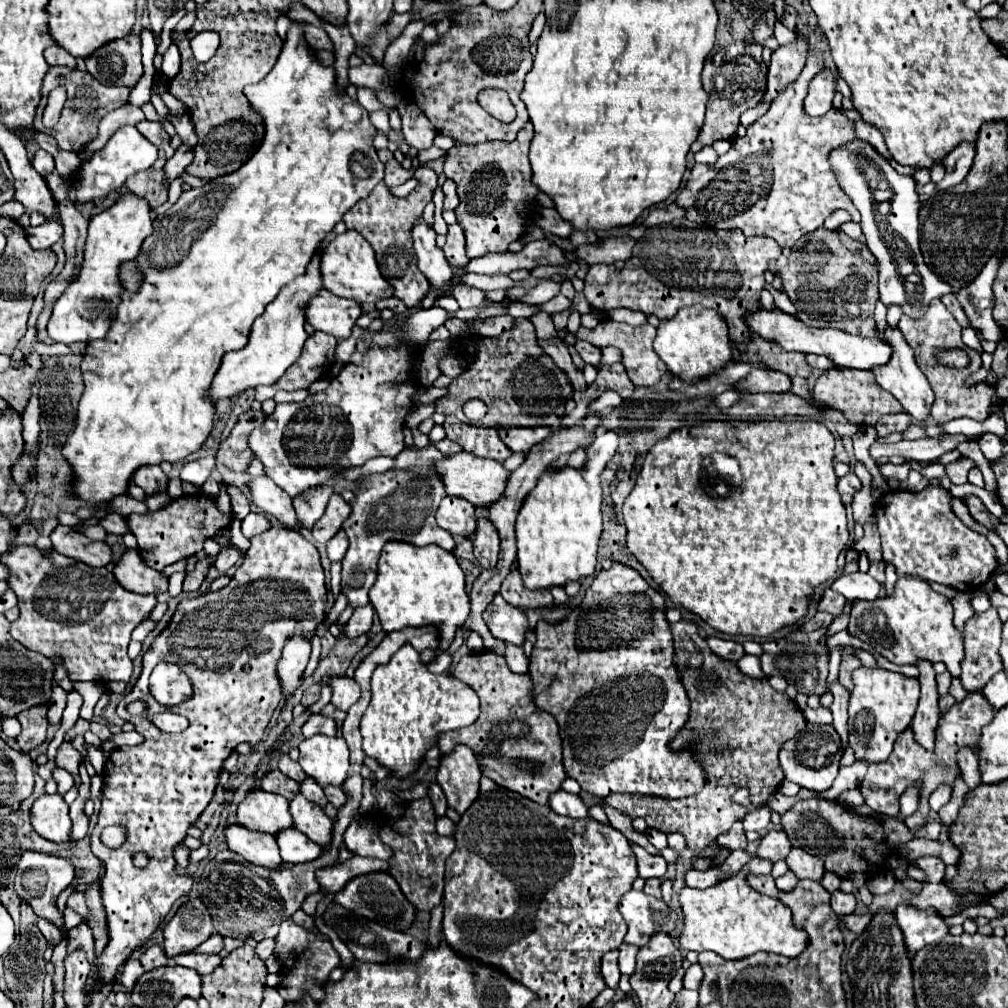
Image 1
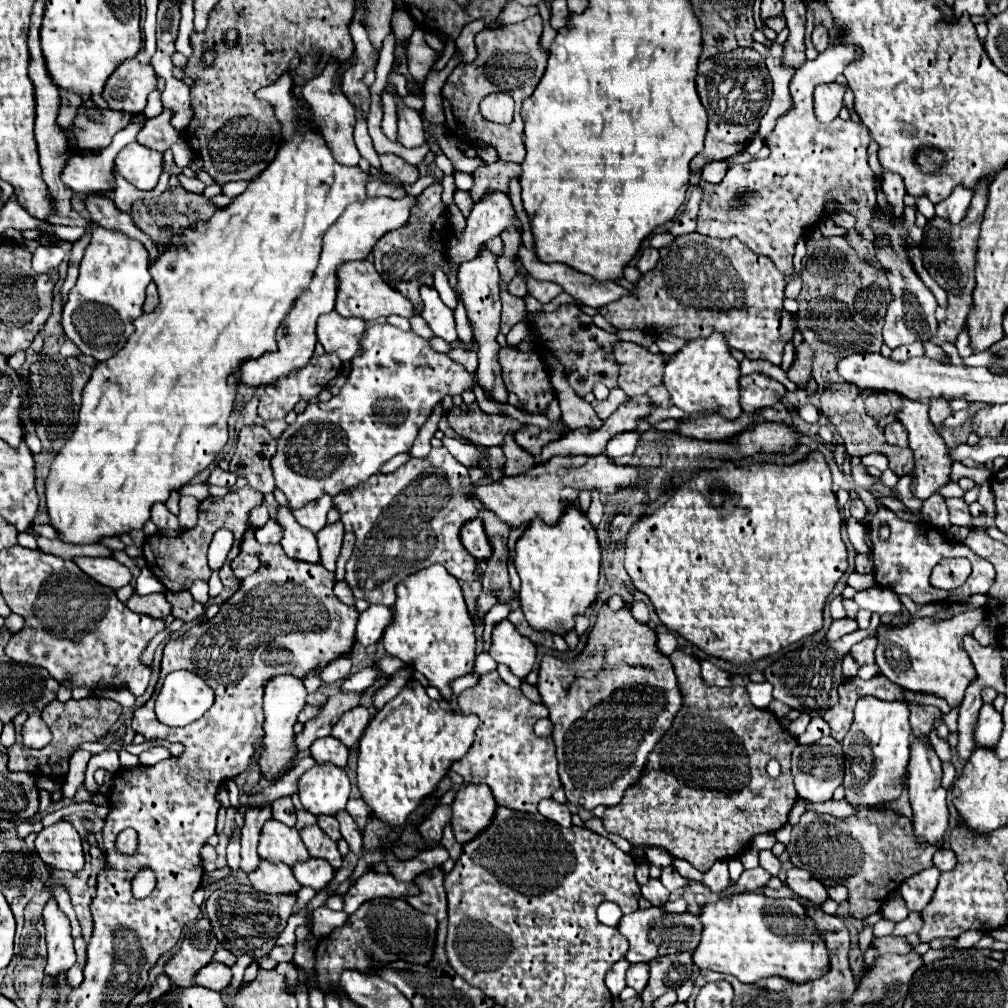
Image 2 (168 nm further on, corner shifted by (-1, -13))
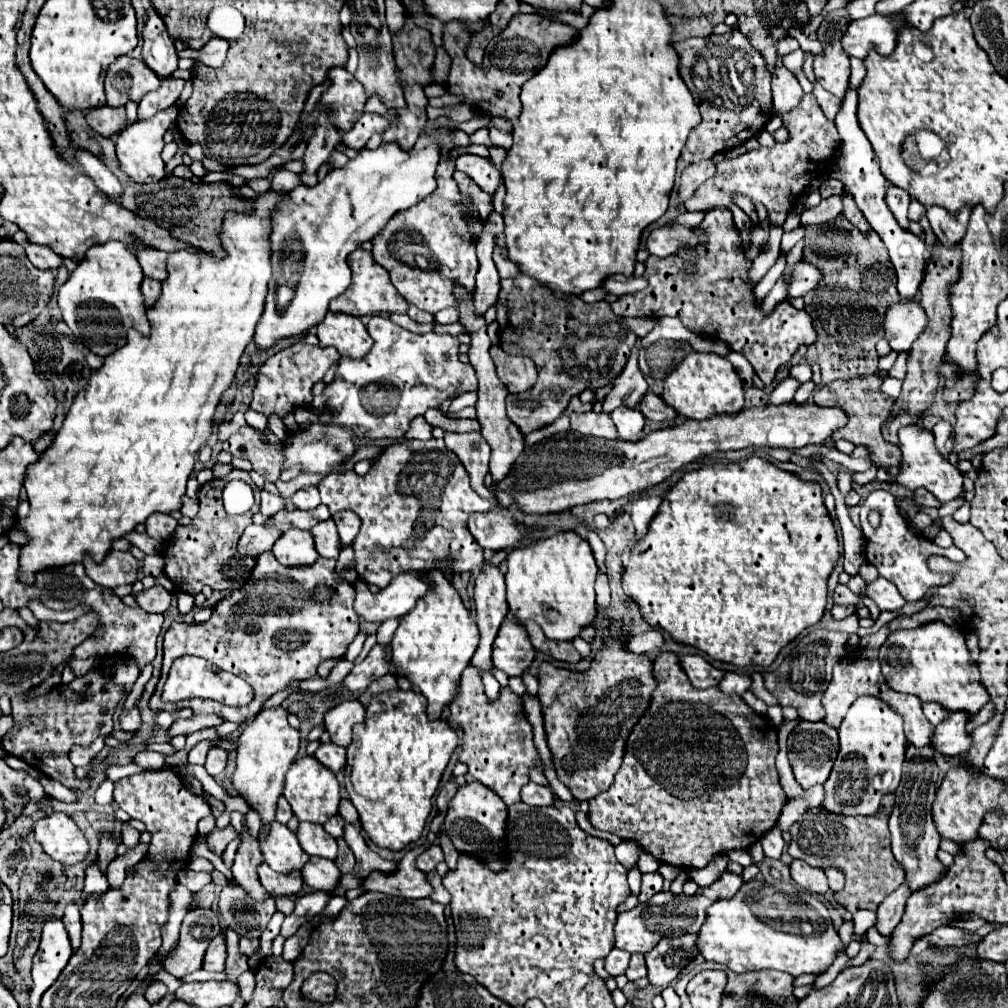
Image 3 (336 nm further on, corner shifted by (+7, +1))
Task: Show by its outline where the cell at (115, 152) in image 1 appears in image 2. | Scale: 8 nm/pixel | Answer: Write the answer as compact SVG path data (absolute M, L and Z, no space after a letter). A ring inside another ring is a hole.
M131 142L117 154L113 176L123 176L139 190L151 190L161 176L161 158L161 152Z

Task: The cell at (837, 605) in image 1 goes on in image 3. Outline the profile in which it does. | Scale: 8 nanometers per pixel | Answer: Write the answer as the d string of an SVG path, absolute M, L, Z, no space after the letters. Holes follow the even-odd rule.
M841 584L837 586L833 600L835 600L835 604L859 604L861 602L861 598L855 592L851 592L847 586L841 586Z

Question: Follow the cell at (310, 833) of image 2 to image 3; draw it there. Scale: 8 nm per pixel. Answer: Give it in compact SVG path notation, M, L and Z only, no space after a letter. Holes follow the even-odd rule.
M301 822L299 830L297 830L297 838L299 838L301 848L309 856L321 856L321 858L329 858L329 860L337 858L337 840L331 838L323 830L323 826L311 824L311 822Z

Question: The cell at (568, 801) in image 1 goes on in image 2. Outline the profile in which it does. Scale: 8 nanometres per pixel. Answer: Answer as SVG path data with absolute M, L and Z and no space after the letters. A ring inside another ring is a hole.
M553 798L541 800L541 802L539 802L539 812L541 812L545 818L557 822L557 824L563 826L563 828L573 826L573 822L571 822L571 816L573 816L573 814L571 814L569 806L567 806L567 804L559 804L559 802L555 802Z

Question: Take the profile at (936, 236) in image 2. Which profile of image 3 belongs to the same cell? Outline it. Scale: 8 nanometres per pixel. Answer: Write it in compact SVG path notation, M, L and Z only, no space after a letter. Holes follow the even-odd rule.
M937 244L937 248L933 250L933 258L927 266L927 274L921 284L921 296L919 296L921 298L919 302L927 314L927 328L915 340L915 344L907 356L907 378L903 380L901 394L891 408L889 420L881 428L881 434L887 442L897 444L899 442L897 430L901 426L911 426L911 422L919 422L923 418L923 414L933 404L935 390L939 388L939 374L935 374L935 370L939 368L937 364L941 362L941 358L945 354L945 346L947 346L947 338L949 338L949 320L951 320L949 288L951 288L951 282L955 282L959 278L959 264L961 264L961 248L959 246L945 248L943 244Z

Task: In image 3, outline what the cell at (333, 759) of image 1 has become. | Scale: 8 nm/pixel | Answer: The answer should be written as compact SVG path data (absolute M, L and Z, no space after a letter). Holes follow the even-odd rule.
M305 756L293 762L285 776L285 788L283 796L287 798L289 806L293 808L293 814L299 822L313 822L313 824L325 824L327 818L335 816L339 810L339 782L331 770L321 766L313 756Z

